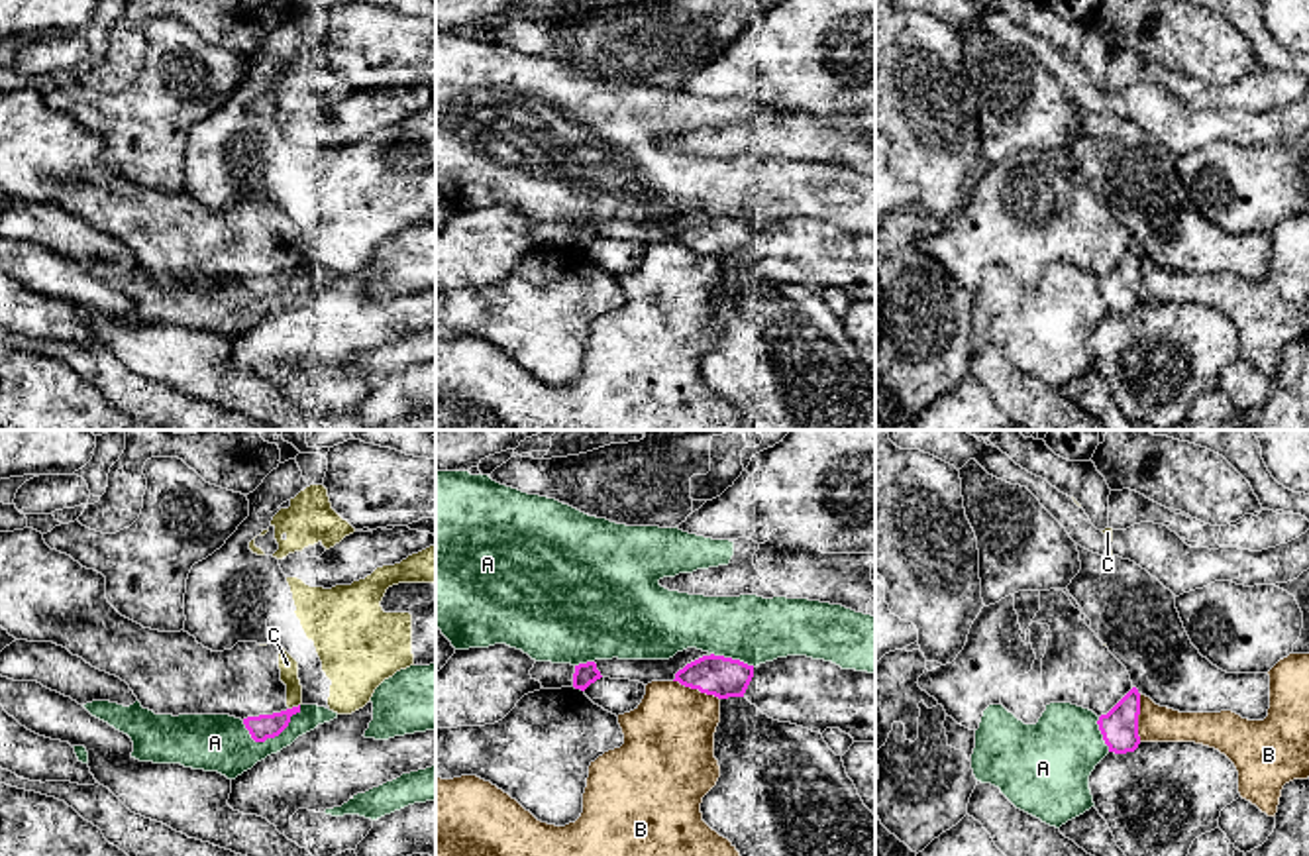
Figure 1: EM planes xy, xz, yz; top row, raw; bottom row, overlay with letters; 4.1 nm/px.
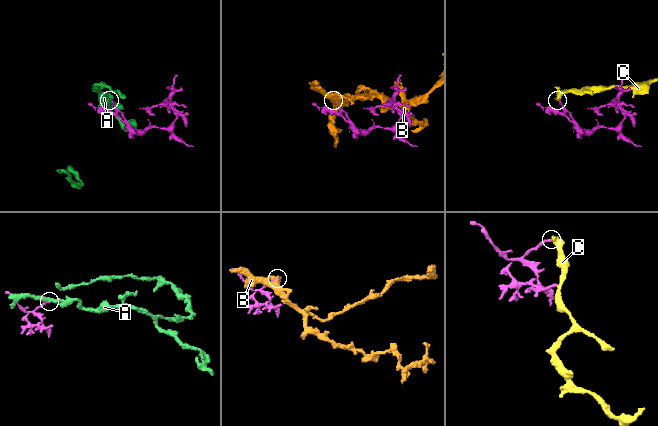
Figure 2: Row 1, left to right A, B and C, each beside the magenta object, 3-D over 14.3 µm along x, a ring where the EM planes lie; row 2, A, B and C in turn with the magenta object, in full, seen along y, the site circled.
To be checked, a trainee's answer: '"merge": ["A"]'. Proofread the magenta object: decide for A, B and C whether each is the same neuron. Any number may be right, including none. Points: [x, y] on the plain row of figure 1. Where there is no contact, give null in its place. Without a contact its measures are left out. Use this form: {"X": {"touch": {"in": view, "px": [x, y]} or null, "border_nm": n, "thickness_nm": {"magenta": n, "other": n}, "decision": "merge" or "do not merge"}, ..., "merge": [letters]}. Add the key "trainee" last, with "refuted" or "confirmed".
{"A": {"touch": {"in": "xy", "px": [271, 297]}, "border_nm": 260, "thickness_nm": {"magenta": 100, "other": 240}, "decision": "do not merge"}, "B": {"touch": {"in": "yz", "px": [1137, 277]}, "border_nm": 200, "thickness_nm": {"magenta": 160, "other": 150}, "decision": "do not merge"}, "C": {"touch": {"in": "xy", "px": [293, 267]}, "border_nm": 50, "thickness_nm": {"magenta": 100, "other": 80}, "decision": "do not merge"}, "merge": [], "trainee": "refuted"}

